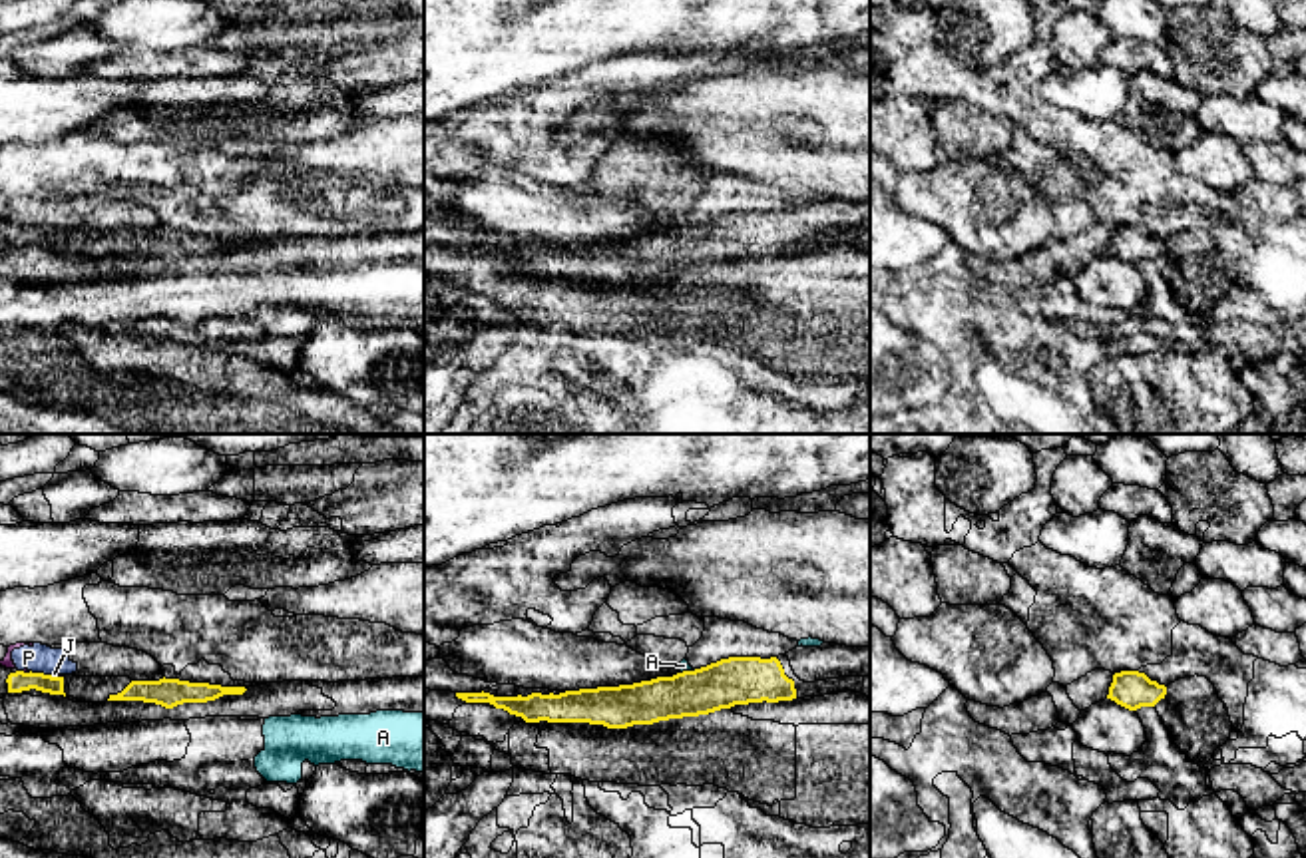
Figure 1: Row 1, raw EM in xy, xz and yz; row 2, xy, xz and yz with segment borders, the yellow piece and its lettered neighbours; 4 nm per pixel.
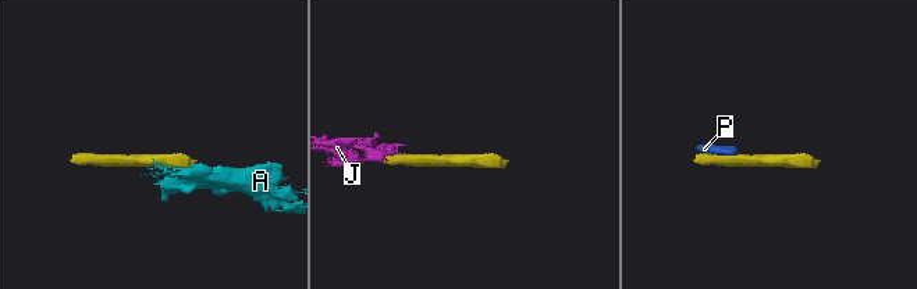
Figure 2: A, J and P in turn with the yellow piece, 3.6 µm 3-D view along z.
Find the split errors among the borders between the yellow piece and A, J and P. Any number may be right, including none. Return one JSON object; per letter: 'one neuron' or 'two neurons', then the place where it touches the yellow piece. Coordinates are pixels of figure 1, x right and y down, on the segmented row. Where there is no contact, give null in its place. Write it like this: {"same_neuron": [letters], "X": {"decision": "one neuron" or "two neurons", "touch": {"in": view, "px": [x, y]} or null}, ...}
{"same_neuron": ["J"], "A": {"decision": "two neurons", "touch": {"in": "xz", "px": [687, 671]}}, "J": {"decision": "one neuron", "touch": {"in": "xy", "px": [56, 677]}}, "P": {"decision": "two neurons", "touch": {"in": "xy", "px": [40, 673]}}}

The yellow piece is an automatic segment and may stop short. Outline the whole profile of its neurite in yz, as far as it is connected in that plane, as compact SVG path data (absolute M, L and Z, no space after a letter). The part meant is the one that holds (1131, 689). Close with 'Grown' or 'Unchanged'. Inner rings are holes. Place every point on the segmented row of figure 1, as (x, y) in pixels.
M1121 671L1113 675L1107 699L1137 711L1141 707L1155 707L1165 695L1167 687L1151 681L1145 673Z. Unchanged

